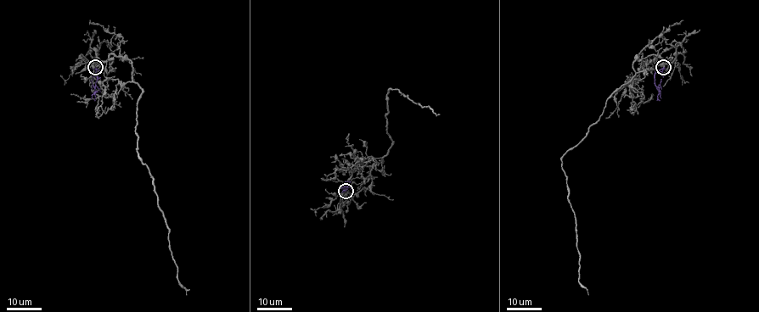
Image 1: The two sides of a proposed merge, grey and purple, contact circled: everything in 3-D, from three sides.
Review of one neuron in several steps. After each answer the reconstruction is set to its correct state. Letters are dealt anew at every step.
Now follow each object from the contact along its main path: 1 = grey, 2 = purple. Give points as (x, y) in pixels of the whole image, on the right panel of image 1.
1: (663, 66), (638, 55), (635, 75), (607, 100), (587, 135), (561, 159), (576, 220), (579, 281), (588, 295)
2: (663, 67), (654, 75), (660, 101)

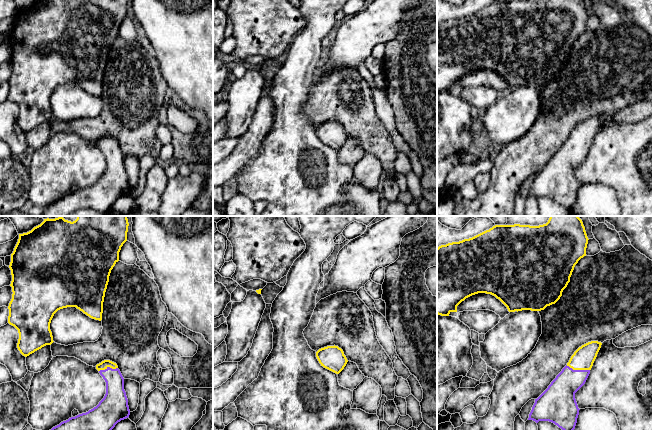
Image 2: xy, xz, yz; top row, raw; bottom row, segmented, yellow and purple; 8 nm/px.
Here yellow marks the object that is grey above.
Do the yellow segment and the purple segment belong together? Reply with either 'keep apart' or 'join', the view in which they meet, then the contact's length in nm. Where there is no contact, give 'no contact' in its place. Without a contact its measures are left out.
join; meets yellow in yz; contact 200 nm long

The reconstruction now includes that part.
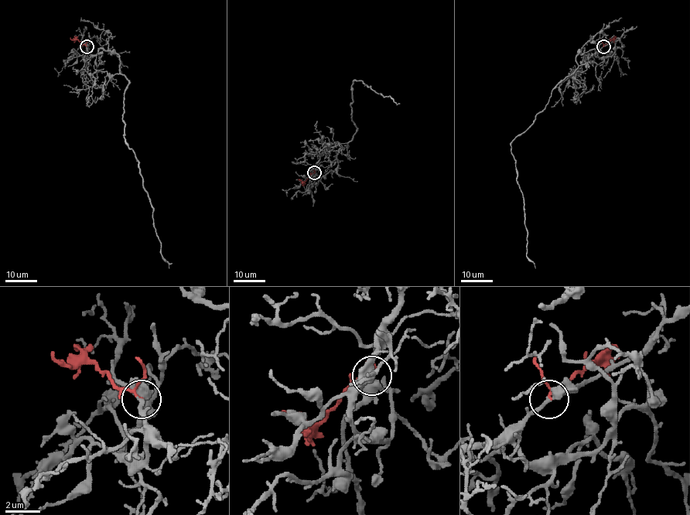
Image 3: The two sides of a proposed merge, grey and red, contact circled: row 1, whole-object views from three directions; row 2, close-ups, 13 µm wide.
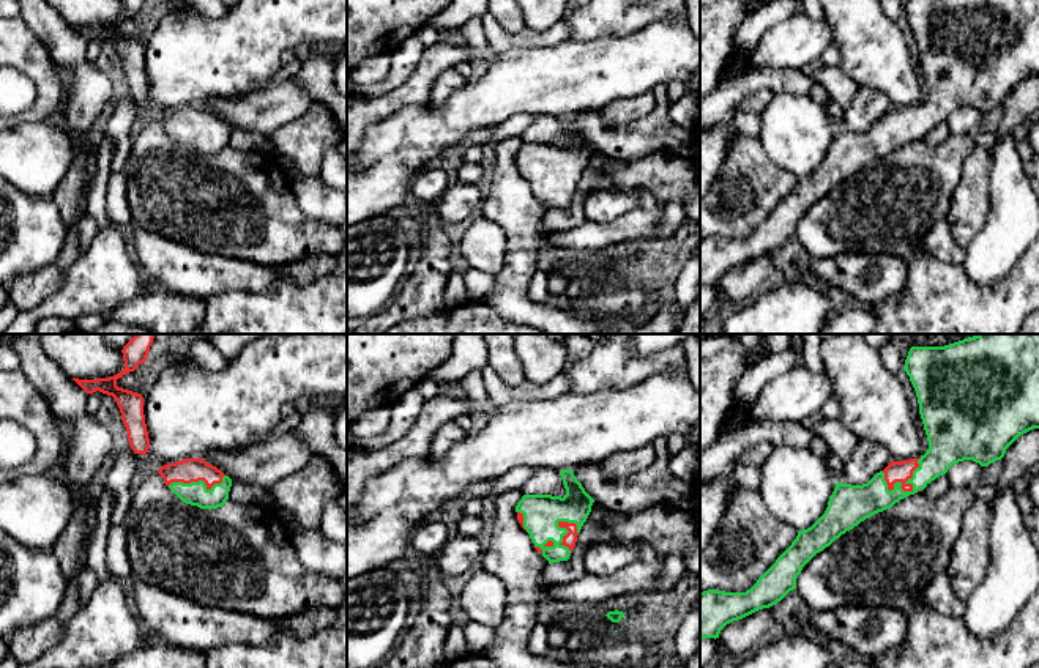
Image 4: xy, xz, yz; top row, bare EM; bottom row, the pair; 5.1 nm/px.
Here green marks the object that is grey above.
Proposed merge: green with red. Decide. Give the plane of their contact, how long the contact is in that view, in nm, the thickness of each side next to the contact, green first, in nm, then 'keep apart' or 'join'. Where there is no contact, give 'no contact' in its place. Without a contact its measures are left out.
yz | 240 nm | 190/110 nm | join

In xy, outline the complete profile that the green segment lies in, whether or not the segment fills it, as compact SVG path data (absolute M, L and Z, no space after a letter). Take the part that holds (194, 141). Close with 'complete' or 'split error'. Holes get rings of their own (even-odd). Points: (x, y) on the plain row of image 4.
M186 106L158 117L166 132L186 151L218 156L229 147L232 126L203 106Z | split error

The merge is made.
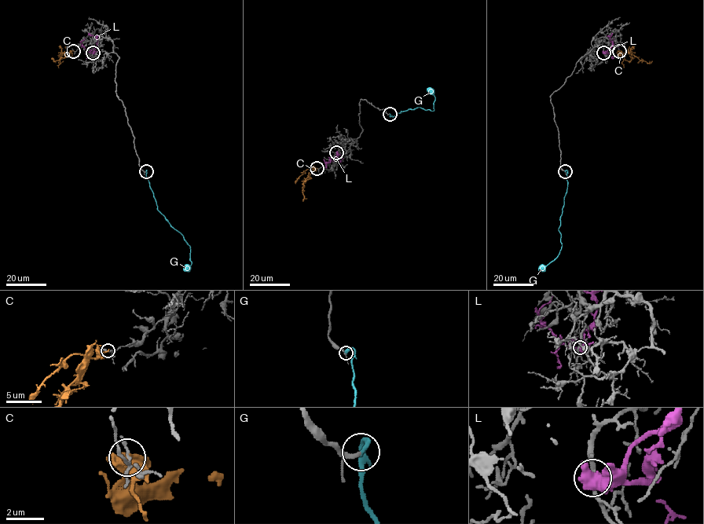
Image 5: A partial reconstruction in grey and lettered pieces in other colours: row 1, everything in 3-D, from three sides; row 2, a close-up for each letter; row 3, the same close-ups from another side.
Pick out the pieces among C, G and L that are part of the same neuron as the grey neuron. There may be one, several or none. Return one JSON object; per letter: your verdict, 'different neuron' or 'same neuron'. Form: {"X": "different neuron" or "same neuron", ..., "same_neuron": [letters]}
{"C": "different neuron", "G": "same neuron", "L": "different neuron", "same_neuron": ["G"]}

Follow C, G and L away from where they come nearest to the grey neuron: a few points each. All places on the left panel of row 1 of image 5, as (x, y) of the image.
C: (73, 50), (61, 53), (60, 63), (59, 60)
G: (145, 171), (157, 210), (189, 246), (192, 265), (183, 270)
L: (93, 52), (97, 41), (88, 33)

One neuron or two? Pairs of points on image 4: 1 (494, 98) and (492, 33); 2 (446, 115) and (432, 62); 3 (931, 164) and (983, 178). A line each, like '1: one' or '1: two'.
1: two
2: two
3: two

